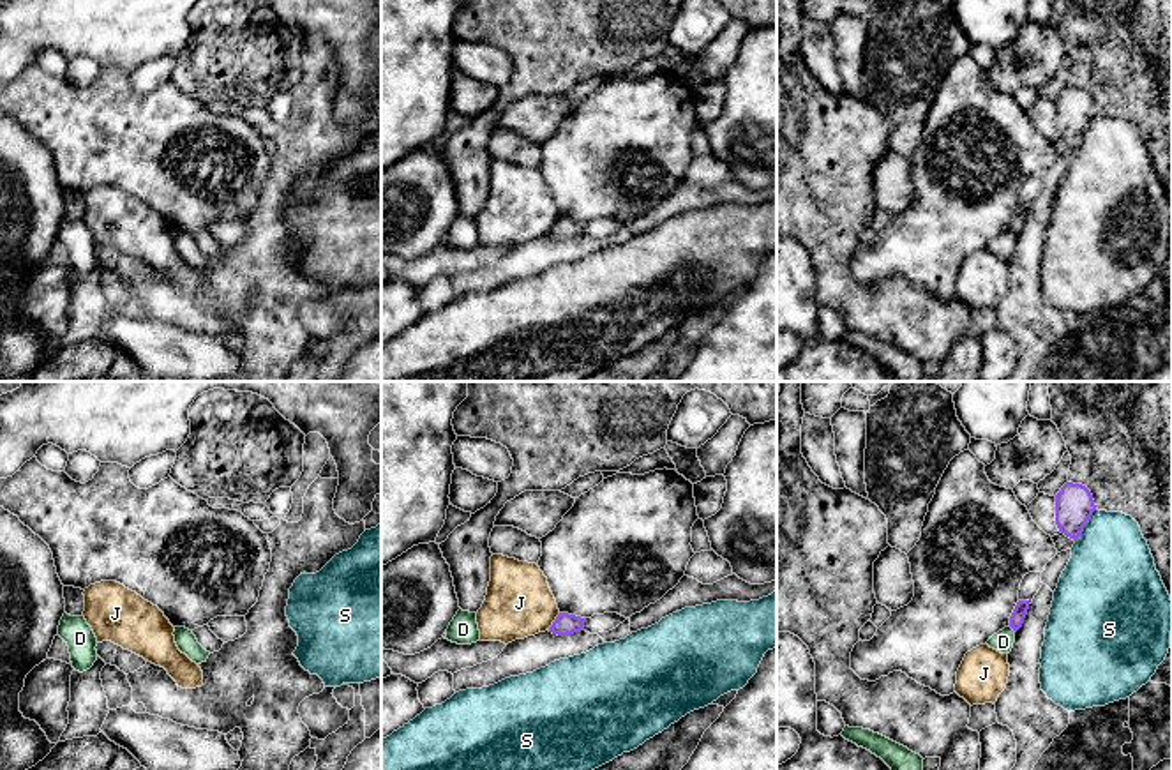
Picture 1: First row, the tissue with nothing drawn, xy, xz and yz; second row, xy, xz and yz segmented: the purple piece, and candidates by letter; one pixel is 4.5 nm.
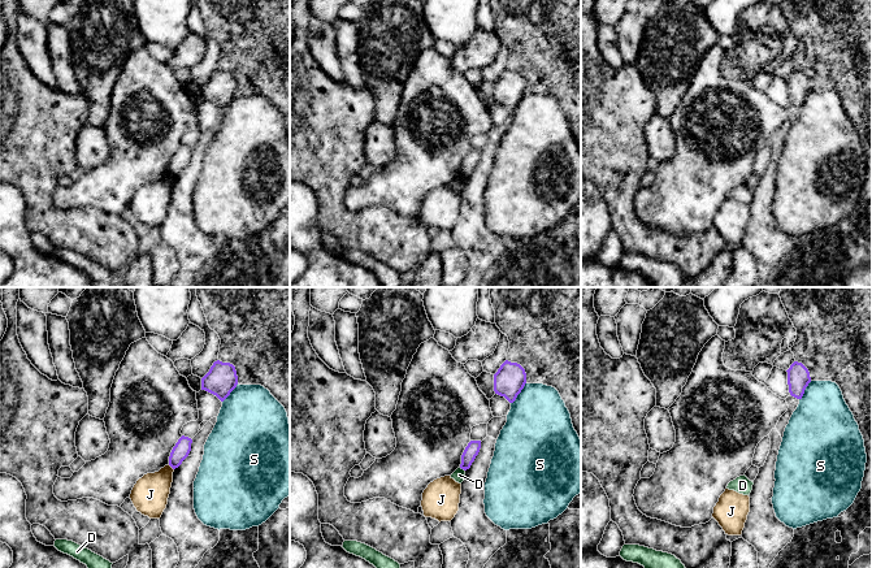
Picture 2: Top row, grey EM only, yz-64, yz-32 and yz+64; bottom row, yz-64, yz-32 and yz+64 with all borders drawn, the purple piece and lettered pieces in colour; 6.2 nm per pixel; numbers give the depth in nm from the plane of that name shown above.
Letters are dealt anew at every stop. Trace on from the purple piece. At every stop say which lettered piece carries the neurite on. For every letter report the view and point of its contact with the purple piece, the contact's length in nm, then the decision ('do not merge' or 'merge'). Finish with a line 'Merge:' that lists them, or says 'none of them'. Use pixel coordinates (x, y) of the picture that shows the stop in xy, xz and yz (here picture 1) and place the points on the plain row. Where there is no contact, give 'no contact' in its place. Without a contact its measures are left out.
D: meets purple in yz at (1012, 232); contact 50 nm long; do not merge
J: meets purple in xz at (553, 226); contact 100 nm long; do not merge
S: meets purple in yz at (1084, 129); contact 180 nm long; do not merge
Merge: none of them

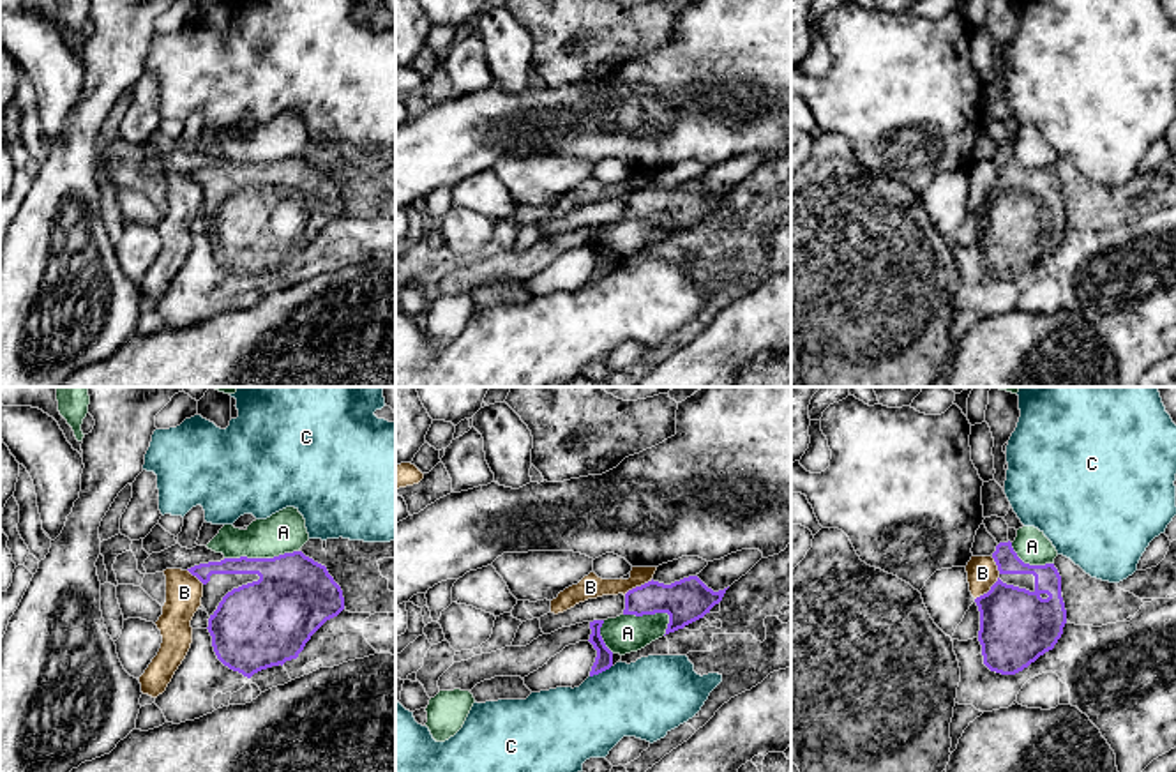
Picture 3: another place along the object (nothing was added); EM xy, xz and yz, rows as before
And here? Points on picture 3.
A: meets purple in xy at (260, 163); contact 340 nm long; do not merge
B: meets purple in xz at (638, 191); contact 150 nm long; do not merge
C: meets purple in xz at (601, 276); contact 120 nm long; do not merge
Merge: none of them

